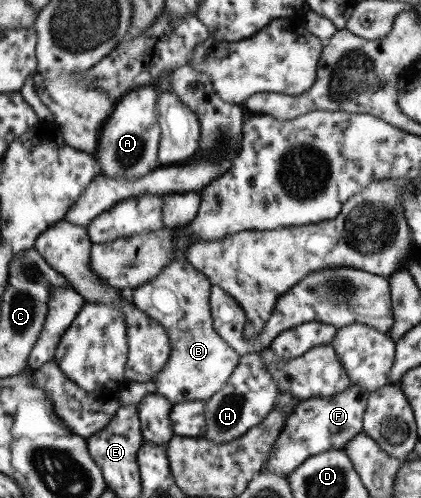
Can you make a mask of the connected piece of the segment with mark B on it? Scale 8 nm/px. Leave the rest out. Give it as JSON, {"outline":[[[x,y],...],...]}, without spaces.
{"outline":[[[181,257],[164,267],[159,275],[147,283],[132,289],[133,304],[161,323],[169,334],[171,357],[165,363],[165,367],[155,375],[151,386],[154,387],[154,393],[163,395],[173,405],[187,400],[208,400],[227,383],[240,360],[239,354],[217,334],[217,330],[213,327],[210,307],[211,286],[211,281],[204,273],[195,269],[185,257]]]}

